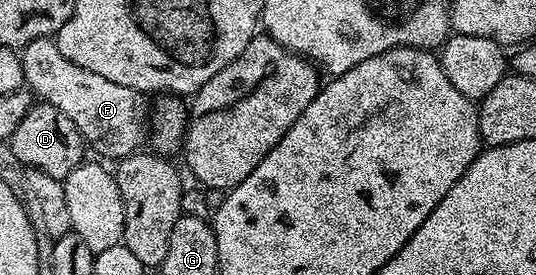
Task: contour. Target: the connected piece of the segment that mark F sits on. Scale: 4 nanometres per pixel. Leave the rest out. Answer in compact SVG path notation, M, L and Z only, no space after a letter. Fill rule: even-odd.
M53 37L35 39L20 50L23 63L25 85L44 104L55 107L75 123L86 146L105 157L120 159L129 157L142 148L147 141L147 125L145 129L145 105L142 94L131 87L123 87L123 83L111 83L111 79L103 79L103 75L95 75L95 71L87 71L71 59L63 56Z

